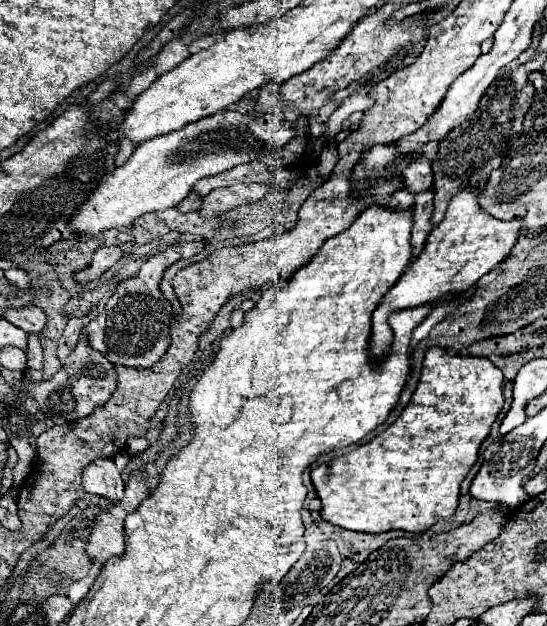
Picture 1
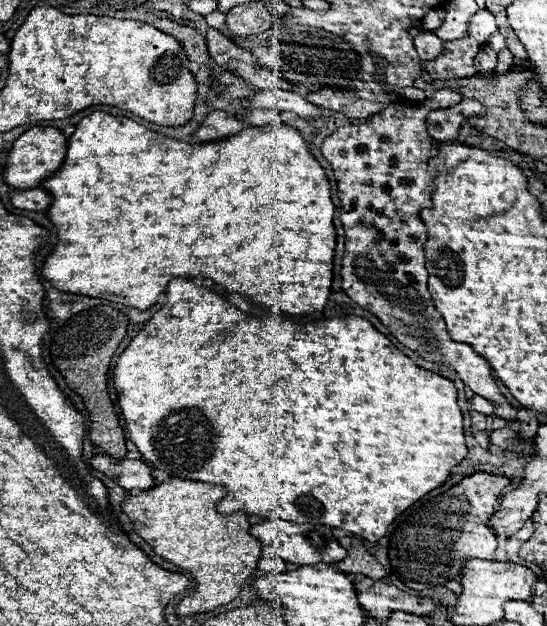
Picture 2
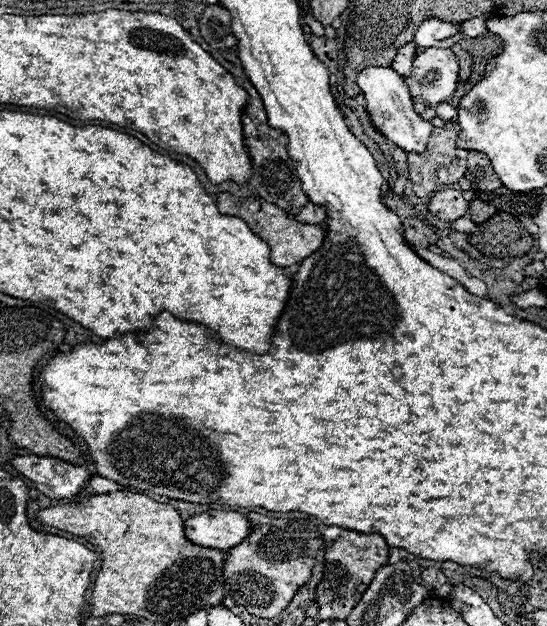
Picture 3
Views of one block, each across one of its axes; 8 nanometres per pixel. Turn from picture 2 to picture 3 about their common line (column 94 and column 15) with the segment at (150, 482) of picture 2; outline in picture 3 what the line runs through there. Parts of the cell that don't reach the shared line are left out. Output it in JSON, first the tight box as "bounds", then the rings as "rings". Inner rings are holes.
{"bounds":[10,456,92,500],"rings":[[[14,456],[10,464],[32,480],[36,490],[54,500],[78,496],[92,476],[84,466],[76,468],[60,458],[50,456]]]}

